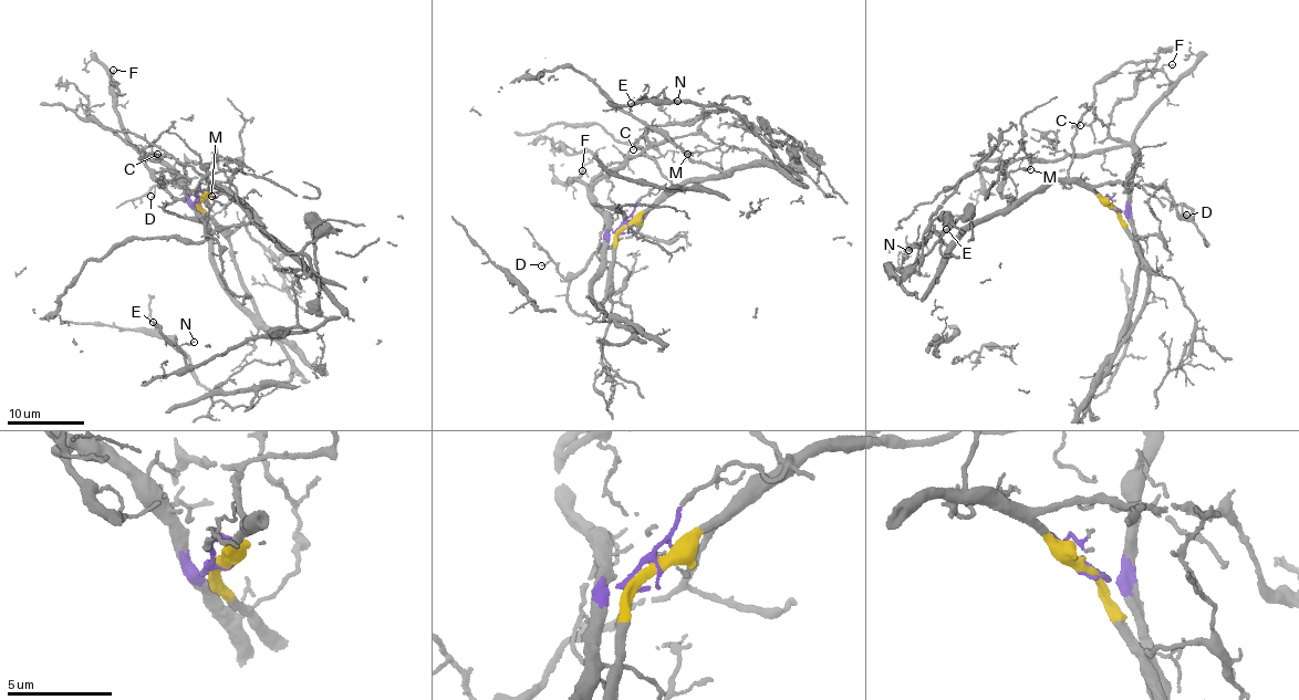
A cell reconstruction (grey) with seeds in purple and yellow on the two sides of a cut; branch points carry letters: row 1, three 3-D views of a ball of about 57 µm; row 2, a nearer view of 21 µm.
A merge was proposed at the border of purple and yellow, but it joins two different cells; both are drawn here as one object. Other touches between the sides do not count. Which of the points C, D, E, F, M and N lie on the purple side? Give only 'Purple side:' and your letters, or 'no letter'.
Purple side: F

